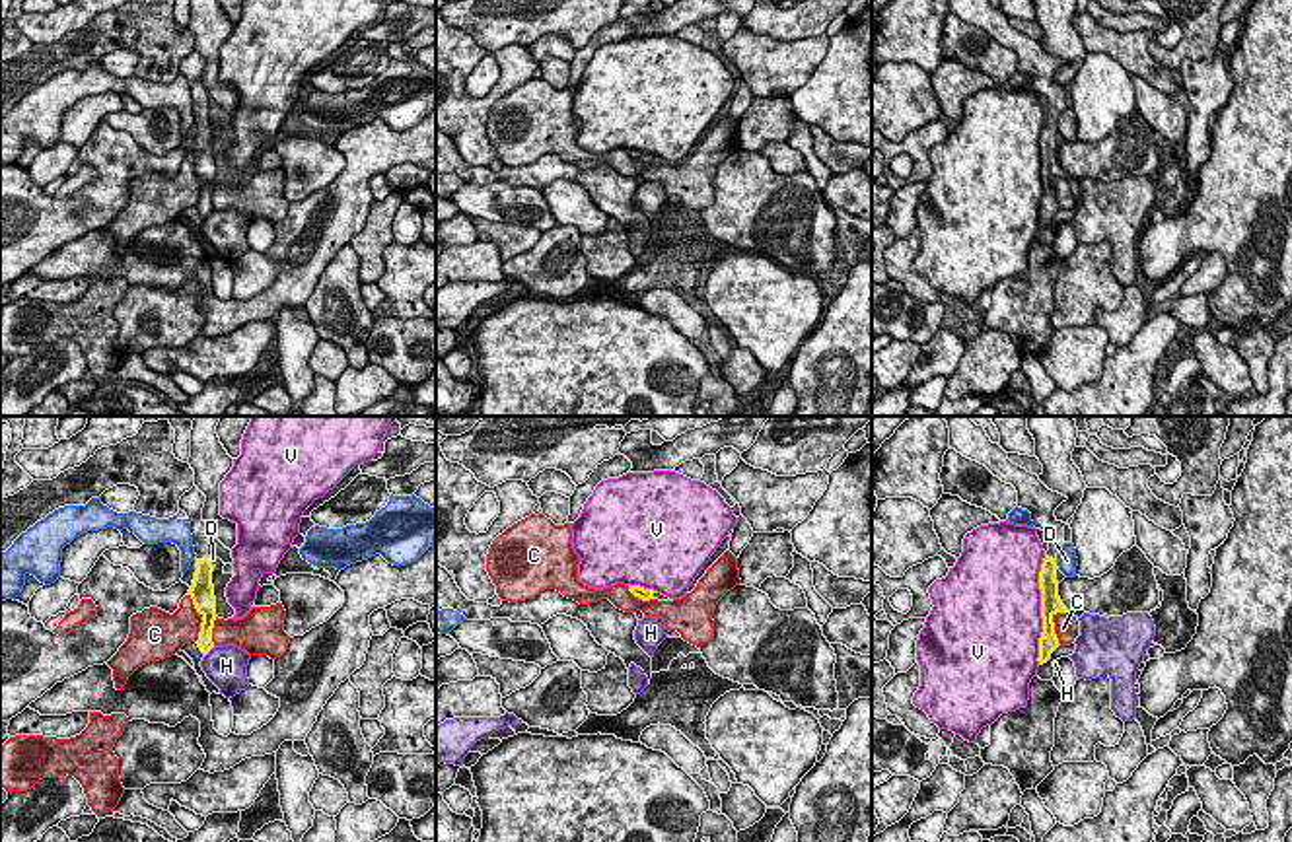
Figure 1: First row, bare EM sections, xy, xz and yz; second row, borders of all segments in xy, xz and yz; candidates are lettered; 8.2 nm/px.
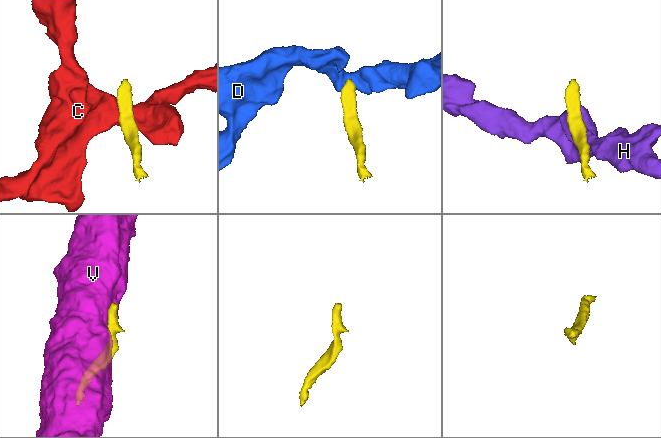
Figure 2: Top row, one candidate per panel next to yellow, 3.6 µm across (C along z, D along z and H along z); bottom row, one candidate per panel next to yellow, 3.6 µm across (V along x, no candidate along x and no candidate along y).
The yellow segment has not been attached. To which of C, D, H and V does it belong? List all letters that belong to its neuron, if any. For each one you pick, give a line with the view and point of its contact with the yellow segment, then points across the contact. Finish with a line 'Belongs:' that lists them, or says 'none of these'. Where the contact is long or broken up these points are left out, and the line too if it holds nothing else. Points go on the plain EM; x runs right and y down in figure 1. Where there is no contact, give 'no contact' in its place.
Belongs: none of these

